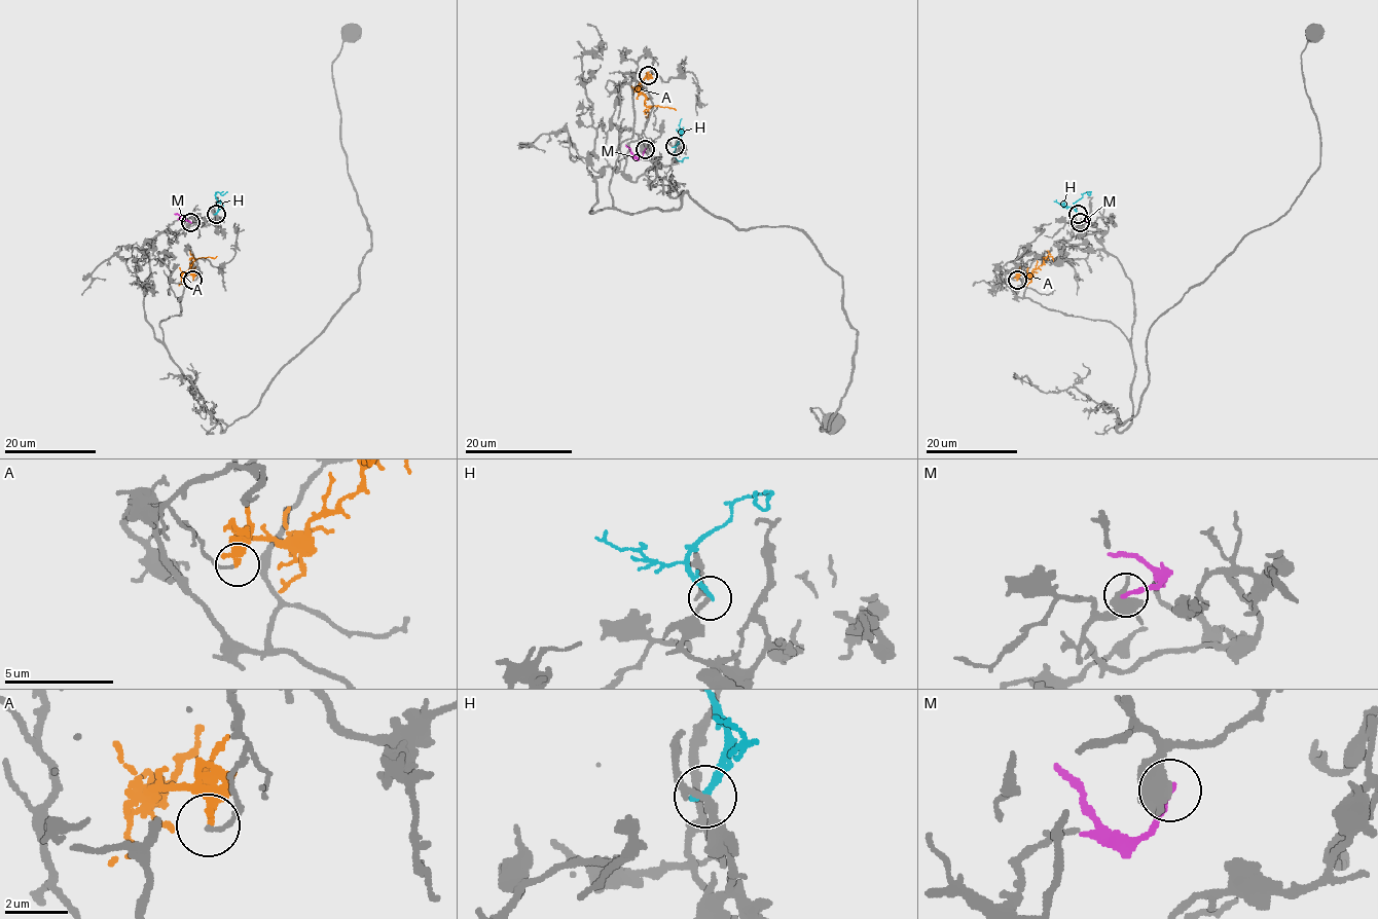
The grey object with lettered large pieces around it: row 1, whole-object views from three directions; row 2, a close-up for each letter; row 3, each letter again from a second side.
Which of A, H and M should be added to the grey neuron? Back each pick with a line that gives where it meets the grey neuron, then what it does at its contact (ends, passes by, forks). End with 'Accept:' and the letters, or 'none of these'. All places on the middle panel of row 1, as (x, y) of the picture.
Accept: none of these

